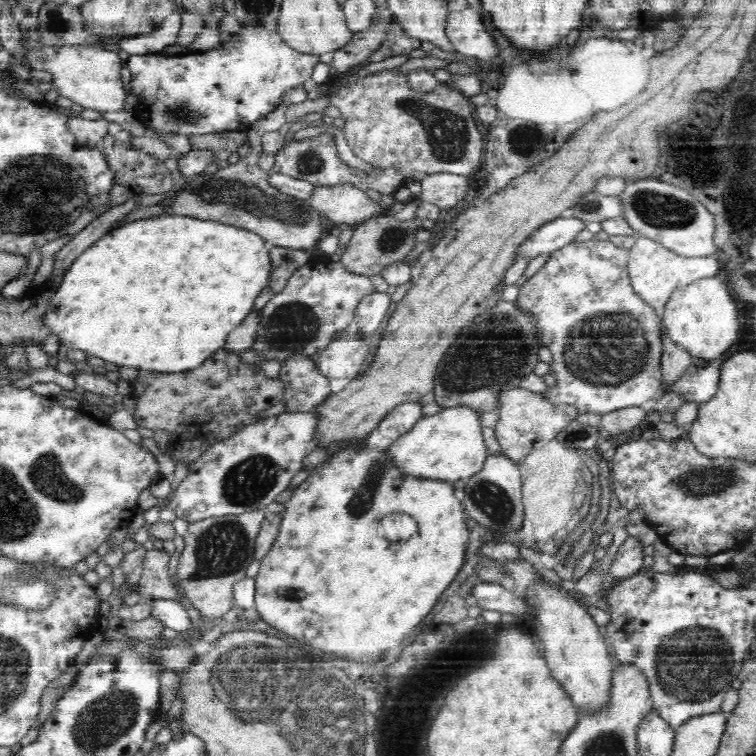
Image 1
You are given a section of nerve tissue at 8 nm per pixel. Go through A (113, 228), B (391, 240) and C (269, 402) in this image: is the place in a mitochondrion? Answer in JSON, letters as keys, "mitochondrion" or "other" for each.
{"A":"other","B":"mitochondrion","C":"other"}

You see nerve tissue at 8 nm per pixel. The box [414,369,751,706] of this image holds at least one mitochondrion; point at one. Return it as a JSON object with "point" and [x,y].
{"point":[693,663]}

